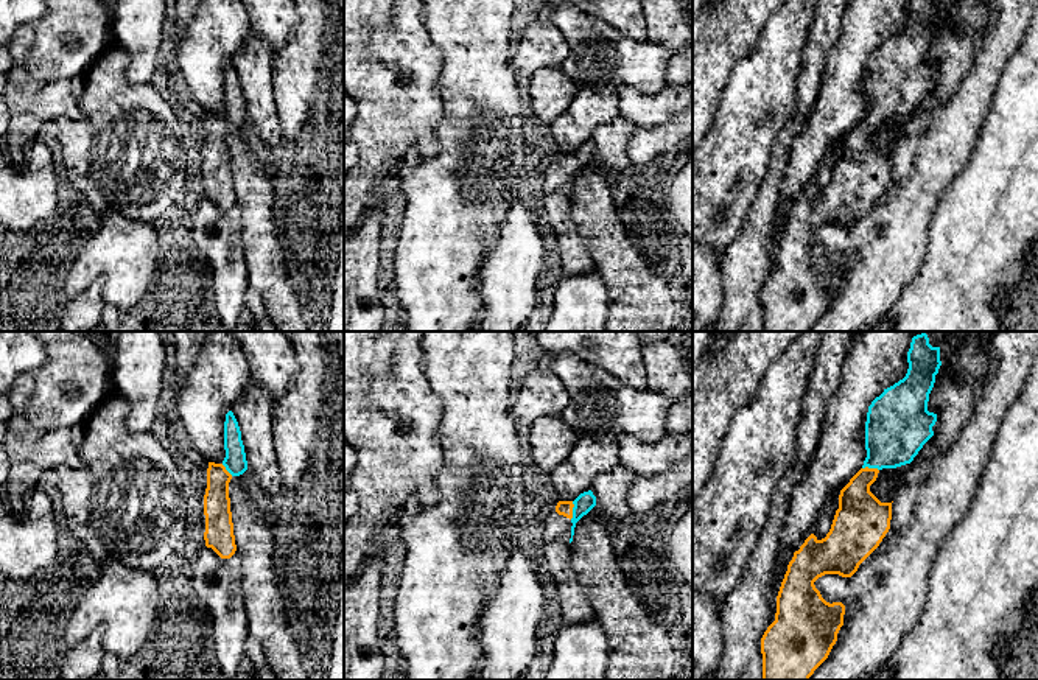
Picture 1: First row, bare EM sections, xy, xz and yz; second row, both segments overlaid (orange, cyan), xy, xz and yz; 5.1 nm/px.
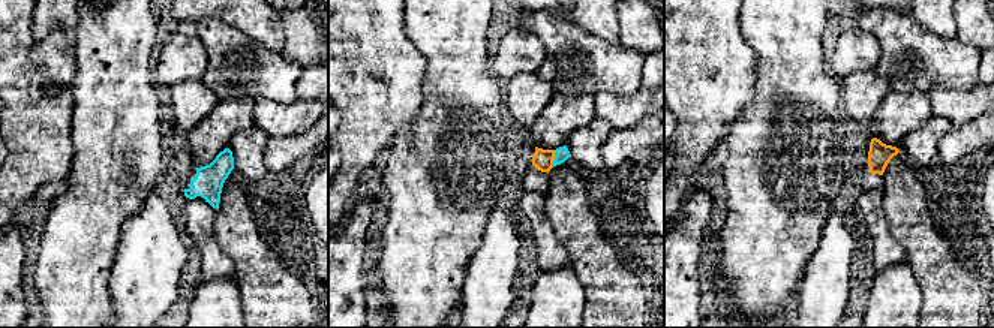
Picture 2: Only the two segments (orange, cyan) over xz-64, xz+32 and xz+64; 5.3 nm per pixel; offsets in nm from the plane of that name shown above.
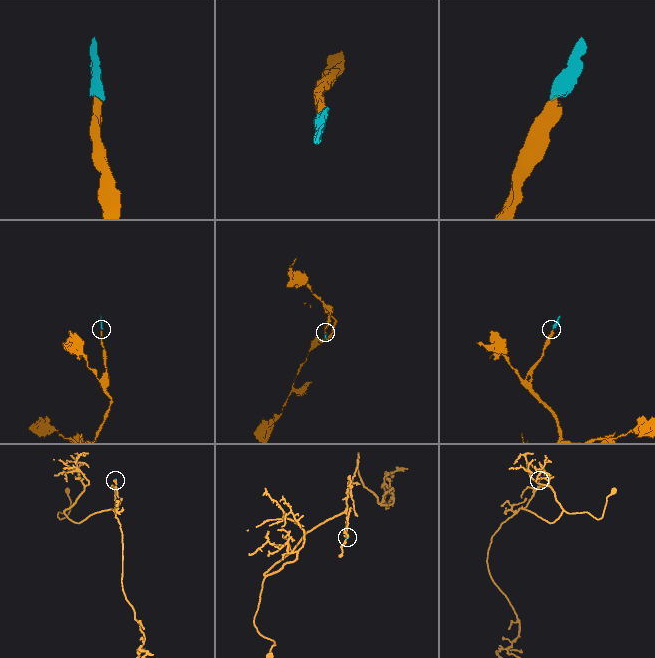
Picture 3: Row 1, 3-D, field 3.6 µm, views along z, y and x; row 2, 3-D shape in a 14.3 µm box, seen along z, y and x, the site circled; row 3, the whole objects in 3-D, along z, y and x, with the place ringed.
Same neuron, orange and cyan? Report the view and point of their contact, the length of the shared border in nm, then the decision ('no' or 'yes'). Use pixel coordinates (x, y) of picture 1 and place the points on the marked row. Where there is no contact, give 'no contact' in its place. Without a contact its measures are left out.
meets orange in xz at (571, 511); contact 100 nm long; yes

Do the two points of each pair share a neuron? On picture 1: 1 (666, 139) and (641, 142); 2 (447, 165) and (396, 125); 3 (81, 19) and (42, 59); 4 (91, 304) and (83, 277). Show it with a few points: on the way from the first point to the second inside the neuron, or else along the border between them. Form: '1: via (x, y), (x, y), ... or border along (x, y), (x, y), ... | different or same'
1: via (660, 139), (648, 142) | same
2: border along (439, 119), (434, 151), (413, 151), (399, 168) | different
3: via (72, 28), (52, 50) | same
4: border along (101, 280), (91, 282), (70, 301) | different

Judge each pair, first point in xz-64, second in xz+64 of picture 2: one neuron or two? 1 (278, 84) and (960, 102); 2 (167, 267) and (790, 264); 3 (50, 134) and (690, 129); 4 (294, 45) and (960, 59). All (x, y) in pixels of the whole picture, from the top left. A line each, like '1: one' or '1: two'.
1: two
2: two
3: one
4: two

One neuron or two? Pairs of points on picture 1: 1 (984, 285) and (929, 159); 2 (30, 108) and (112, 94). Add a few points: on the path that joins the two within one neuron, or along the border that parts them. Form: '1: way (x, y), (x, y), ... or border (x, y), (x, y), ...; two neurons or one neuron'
1: border (967, 162), (939, 199), (928, 224); two neurons
2: border (80, 98), (81, 114), (56, 122); two neurons

